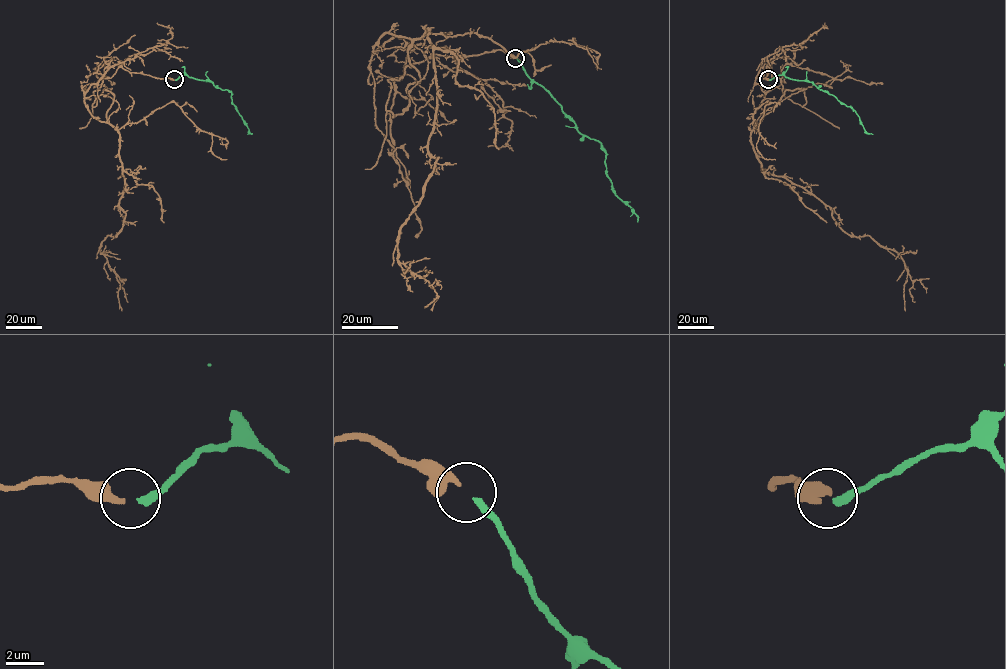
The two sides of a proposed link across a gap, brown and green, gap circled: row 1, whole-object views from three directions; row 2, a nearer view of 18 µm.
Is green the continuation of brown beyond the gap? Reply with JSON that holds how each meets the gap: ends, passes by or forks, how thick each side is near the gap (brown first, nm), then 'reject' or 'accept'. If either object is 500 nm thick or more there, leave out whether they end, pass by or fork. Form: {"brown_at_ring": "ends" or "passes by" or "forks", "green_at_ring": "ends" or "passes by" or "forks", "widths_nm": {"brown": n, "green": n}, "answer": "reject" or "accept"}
{"brown_at_ring": "ends", "green_at_ring": "ends", "widths_nm": {"brown": 360, "green": 360}, "answer": "accept"}

